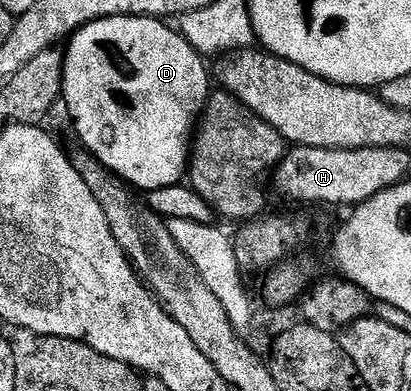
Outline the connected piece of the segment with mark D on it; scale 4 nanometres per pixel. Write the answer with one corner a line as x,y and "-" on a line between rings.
142,16
98,18
70,35
67,54
65,50
61,58
61,102
67,105
67,114
83,141
82,149
139,192
178,186
184,181
192,134
212,89
204,55
193,49
178,29
170,30
167,25
158,18

